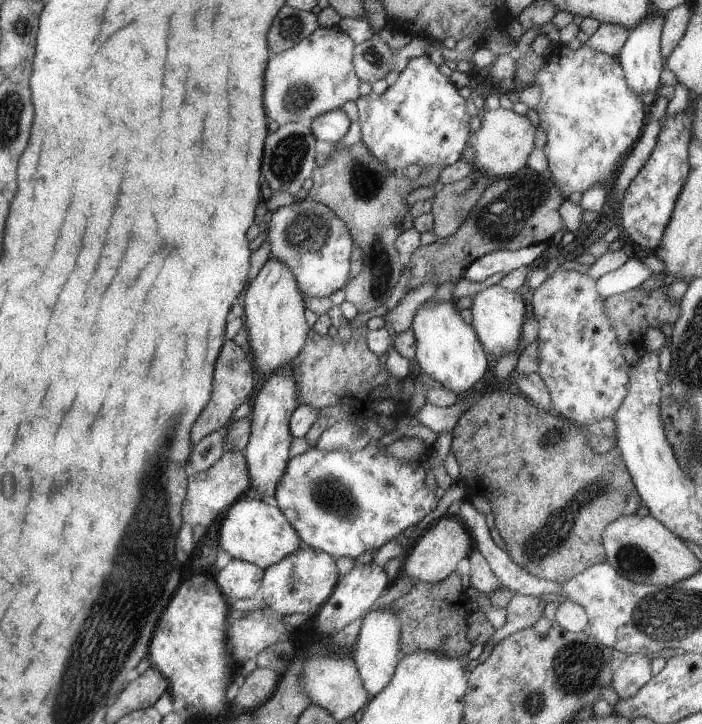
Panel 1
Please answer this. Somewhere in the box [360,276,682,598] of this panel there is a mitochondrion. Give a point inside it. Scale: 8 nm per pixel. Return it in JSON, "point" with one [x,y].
{"point":[550,537]}

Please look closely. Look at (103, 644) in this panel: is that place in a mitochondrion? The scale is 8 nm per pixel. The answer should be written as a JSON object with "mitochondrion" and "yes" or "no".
{"mitochondrion":"yes"}

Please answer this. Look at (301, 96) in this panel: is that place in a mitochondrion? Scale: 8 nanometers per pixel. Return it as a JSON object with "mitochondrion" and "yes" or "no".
{"mitochondrion":"yes"}

